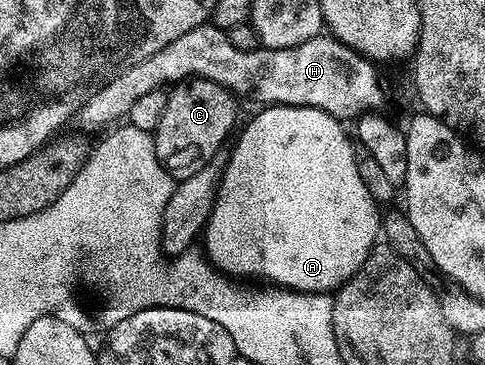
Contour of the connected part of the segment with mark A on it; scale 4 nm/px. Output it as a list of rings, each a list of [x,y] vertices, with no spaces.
[[[268,105],[259,108],[257,111],[259,113],[243,127],[242,134],[240,134],[240,129],[240,132],[237,134],[237,137],[239,136],[238,142],[235,143],[234,150],[230,153],[230,158],[228,158],[227,161],[224,161],[222,176],[214,194],[214,206],[210,211],[210,220],[207,221],[204,228],[204,241],[206,237],[206,249],[204,248],[205,256],[219,273],[229,275],[234,279],[238,279],[236,277],[267,277],[268,280],[275,281],[275,283],[278,284],[275,286],[296,293],[330,293],[331,291],[337,291],[348,279],[352,279],[352,275],[356,275],[356,271],[364,263],[364,259],[368,259],[368,255],[374,250],[375,244],[380,237],[380,214],[378,215],[380,206],[378,202],[372,199],[372,195],[368,195],[368,187],[364,187],[364,179],[360,179],[360,171],[358,170],[360,157],[359,154],[354,154],[354,149],[356,150],[355,142],[352,140],[351,134],[349,137],[349,135],[342,130],[343,122],[339,120],[339,118],[328,115],[319,109],[313,109],[312,107],[296,107],[295,105]]]

